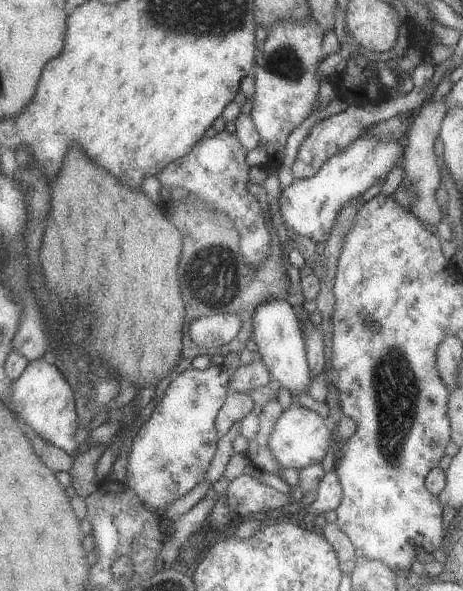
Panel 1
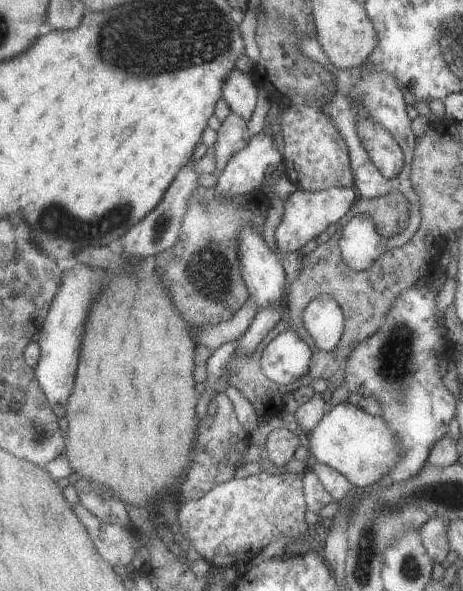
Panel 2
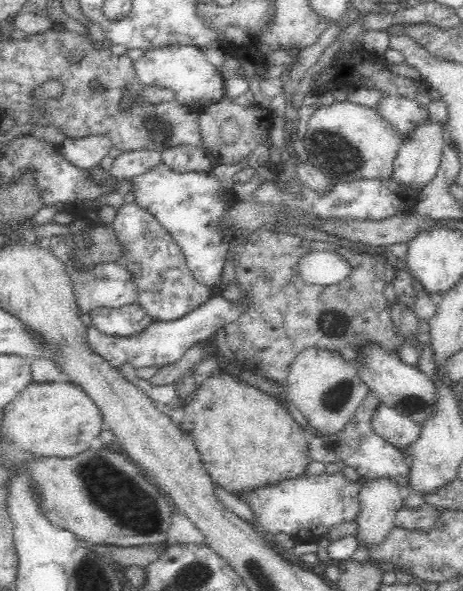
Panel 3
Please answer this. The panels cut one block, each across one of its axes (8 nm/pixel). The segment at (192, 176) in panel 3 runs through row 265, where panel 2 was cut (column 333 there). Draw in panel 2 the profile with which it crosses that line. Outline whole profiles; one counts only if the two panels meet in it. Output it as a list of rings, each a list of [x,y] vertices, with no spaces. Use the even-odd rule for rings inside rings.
[[[329,188],[321,192],[299,190],[285,202],[285,216],[275,232],[275,240],[279,250],[285,254],[297,254],[309,240],[323,234],[331,224],[339,224],[347,212],[359,200],[359,192],[355,188]]]

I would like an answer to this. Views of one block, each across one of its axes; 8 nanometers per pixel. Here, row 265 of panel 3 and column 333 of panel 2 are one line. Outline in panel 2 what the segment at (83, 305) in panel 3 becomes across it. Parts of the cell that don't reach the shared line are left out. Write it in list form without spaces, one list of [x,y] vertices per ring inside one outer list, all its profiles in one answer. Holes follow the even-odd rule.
[[[305,38],[301,42],[301,50],[311,56],[313,60],[321,62],[323,66],[327,66],[335,76],[337,76],[337,84],[339,84],[339,92],[333,96],[331,104],[327,104],[327,112],[329,116],[335,118],[337,122],[337,128],[341,130],[343,138],[347,140],[349,148],[351,148],[351,158],[353,158],[353,172],[355,172],[355,190],[367,198],[367,200],[375,200],[375,198],[383,198],[383,196],[389,196],[389,194],[395,194],[395,192],[401,192],[405,194],[405,198],[409,198],[409,204],[411,204],[411,220],[409,220],[409,226],[397,236],[393,238],[393,246],[395,248],[401,248],[405,244],[409,244],[415,234],[421,230],[423,226],[423,210],[421,210],[421,200],[419,200],[419,194],[415,190],[415,184],[411,180],[413,176],[413,160],[415,160],[415,148],[417,148],[417,138],[415,138],[415,132],[413,132],[413,126],[411,126],[411,118],[407,114],[407,102],[405,102],[405,94],[403,94],[403,86],[399,82],[399,78],[385,70],[379,68],[375,70],[375,66],[367,60],[363,66],[359,68],[339,68],[331,58],[329,54],[325,52],[323,44],[319,38]],[[363,116],[369,116],[369,120],[377,120],[379,124],[383,124],[393,136],[395,140],[403,146],[405,154],[407,154],[407,168],[395,178],[395,180],[389,180],[387,176],[383,176],[383,172],[379,170],[379,166],[375,164],[375,160],[371,158],[371,152],[365,148],[363,144],[363,138],[361,138],[361,132],[359,132],[359,122],[363,120]]]

